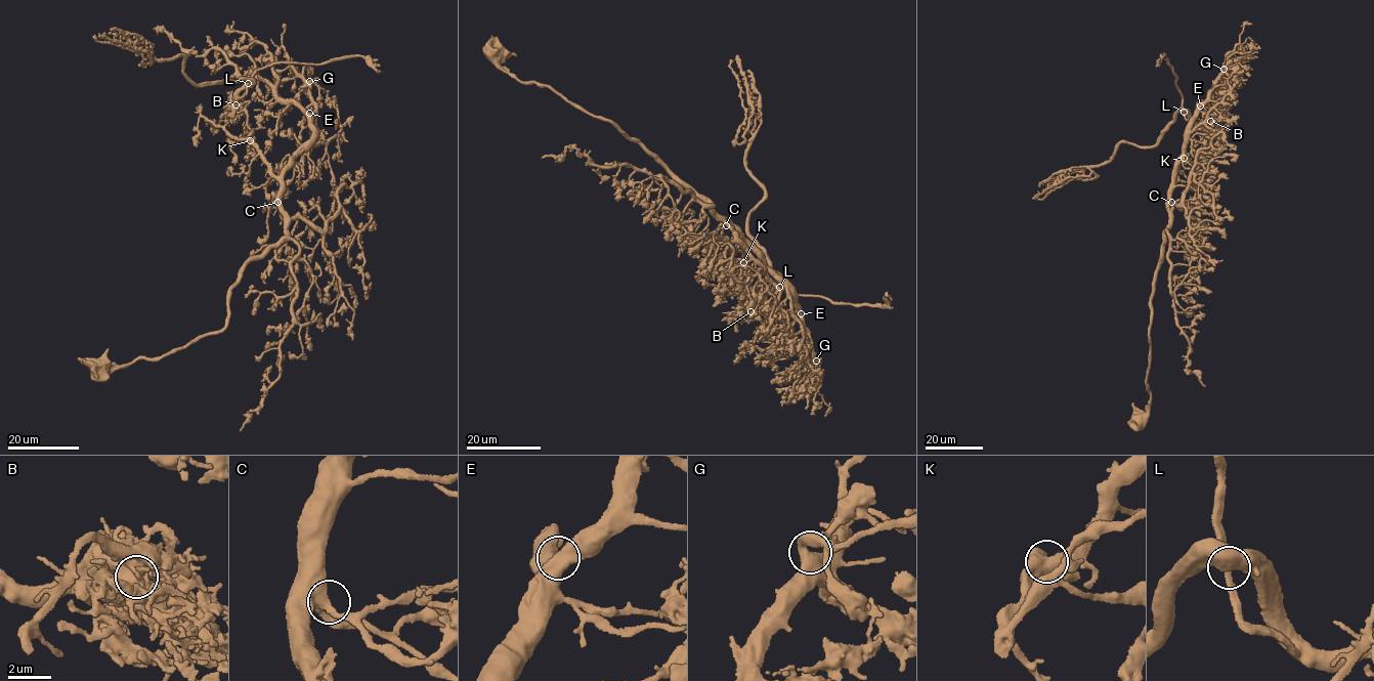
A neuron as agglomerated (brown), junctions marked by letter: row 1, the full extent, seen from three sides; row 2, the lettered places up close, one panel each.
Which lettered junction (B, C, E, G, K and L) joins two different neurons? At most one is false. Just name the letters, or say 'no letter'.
B

